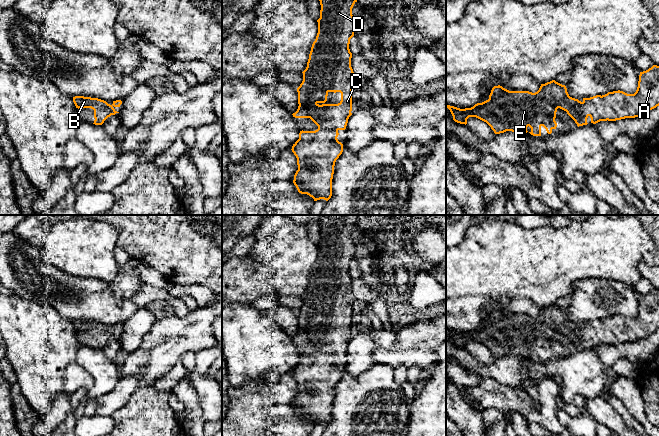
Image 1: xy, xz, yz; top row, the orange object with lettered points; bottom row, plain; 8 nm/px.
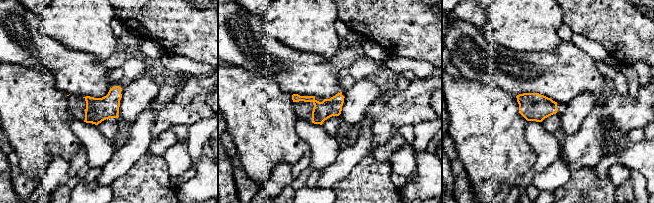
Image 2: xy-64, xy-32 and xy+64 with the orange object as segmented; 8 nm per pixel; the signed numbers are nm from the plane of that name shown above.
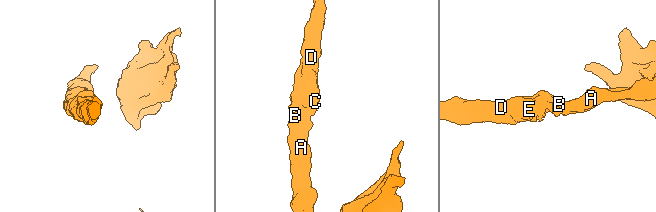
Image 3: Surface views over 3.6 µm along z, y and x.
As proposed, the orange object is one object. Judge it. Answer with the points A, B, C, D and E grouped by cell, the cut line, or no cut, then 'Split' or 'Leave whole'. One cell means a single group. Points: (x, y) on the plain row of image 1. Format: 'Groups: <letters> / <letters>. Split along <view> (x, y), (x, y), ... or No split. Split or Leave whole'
Groups: A B C D E. No split. Leave whole

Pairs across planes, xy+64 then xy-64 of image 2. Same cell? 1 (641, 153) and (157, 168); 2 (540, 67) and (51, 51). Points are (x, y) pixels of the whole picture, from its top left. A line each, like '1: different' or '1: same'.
1: different
2: same

